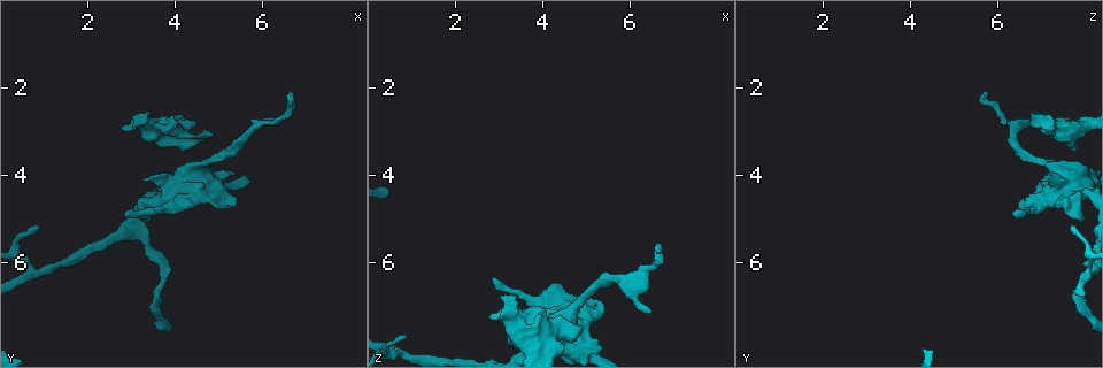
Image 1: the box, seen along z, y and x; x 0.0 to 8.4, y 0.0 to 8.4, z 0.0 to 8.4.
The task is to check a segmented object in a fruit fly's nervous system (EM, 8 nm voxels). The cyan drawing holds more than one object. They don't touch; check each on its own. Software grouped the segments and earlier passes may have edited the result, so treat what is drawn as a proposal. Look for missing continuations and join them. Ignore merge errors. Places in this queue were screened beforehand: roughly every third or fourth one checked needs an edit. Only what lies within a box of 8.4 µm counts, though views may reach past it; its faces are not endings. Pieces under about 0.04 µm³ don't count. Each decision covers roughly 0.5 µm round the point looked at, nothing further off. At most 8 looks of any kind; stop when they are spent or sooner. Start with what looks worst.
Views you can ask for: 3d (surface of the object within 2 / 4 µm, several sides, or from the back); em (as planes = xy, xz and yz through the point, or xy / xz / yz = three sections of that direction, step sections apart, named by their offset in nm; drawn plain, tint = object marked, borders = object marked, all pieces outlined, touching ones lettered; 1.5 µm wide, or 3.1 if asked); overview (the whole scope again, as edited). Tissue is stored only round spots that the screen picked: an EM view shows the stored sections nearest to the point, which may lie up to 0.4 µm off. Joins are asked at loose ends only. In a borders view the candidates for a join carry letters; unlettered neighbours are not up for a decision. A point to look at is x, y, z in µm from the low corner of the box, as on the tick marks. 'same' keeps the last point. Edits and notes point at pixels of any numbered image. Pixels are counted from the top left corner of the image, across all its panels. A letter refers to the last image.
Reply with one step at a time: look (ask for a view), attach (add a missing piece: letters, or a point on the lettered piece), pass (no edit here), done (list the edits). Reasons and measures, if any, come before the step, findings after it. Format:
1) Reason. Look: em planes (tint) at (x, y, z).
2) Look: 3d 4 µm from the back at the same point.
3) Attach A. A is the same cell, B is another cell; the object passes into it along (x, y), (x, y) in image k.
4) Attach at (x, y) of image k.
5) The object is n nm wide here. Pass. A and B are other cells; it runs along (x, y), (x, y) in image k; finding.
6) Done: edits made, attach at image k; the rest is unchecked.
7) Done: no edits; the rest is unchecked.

Free end. Look: 3d 2 µm from the back at (4.90, 3.05, 7.50).

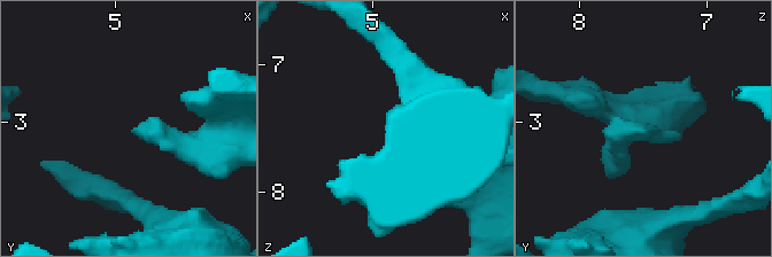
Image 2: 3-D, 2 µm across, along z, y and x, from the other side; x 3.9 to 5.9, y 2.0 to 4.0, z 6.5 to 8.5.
Look: em planes (plain) at (4.88, 3.04, 7.50).

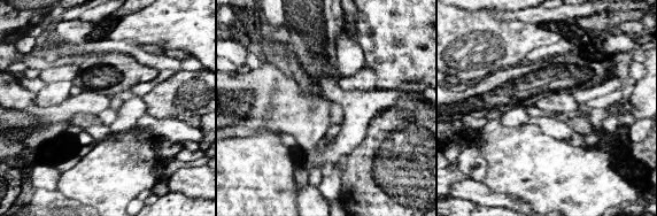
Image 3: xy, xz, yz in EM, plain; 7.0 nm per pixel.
What lies round it. Look: em planes (borders) at the same point.

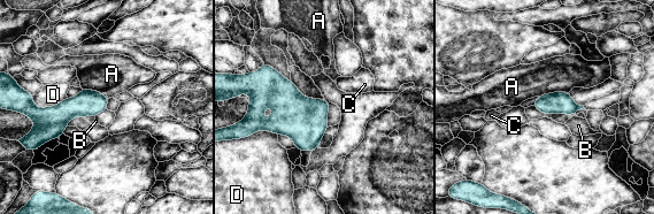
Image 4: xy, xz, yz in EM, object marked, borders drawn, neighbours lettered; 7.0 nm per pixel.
The longest contact is with A, 220 nm. Pass. A, B, C and D are other cells; a border runs along (569, 90), (543, 93), (538, 97) in image 4; none of them fits.

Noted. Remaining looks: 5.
Branch stops here. Look: 3d 4 µm at (2.80, 4.85, 6.40).

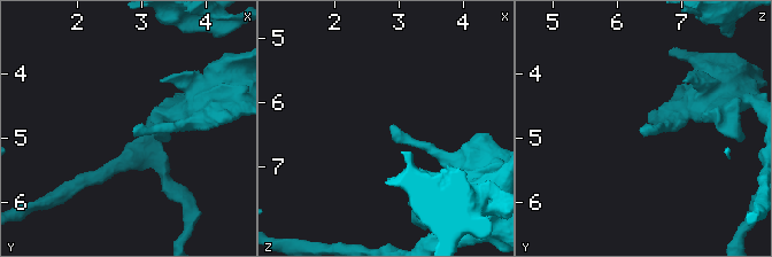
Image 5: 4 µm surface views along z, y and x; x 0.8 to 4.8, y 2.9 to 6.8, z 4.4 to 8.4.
Look: em planes (plain) at (2.85, 4.85, 6.40).

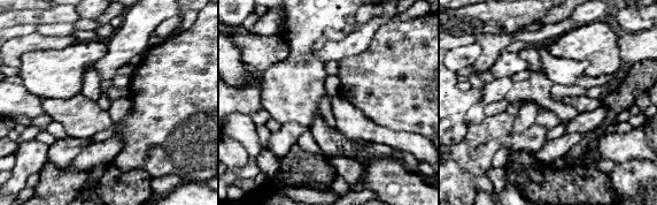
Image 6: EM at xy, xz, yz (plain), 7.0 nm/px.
What lies round it. Look: em planes (borders) at the same point.

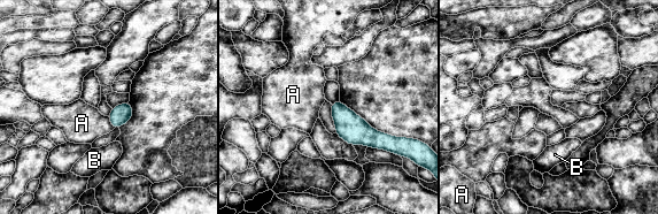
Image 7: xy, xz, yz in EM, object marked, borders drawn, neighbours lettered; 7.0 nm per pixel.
Pass. A and B are other cells; no lettered piece goes on from it.

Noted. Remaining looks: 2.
Done: no edits; the rest is unchecked.

